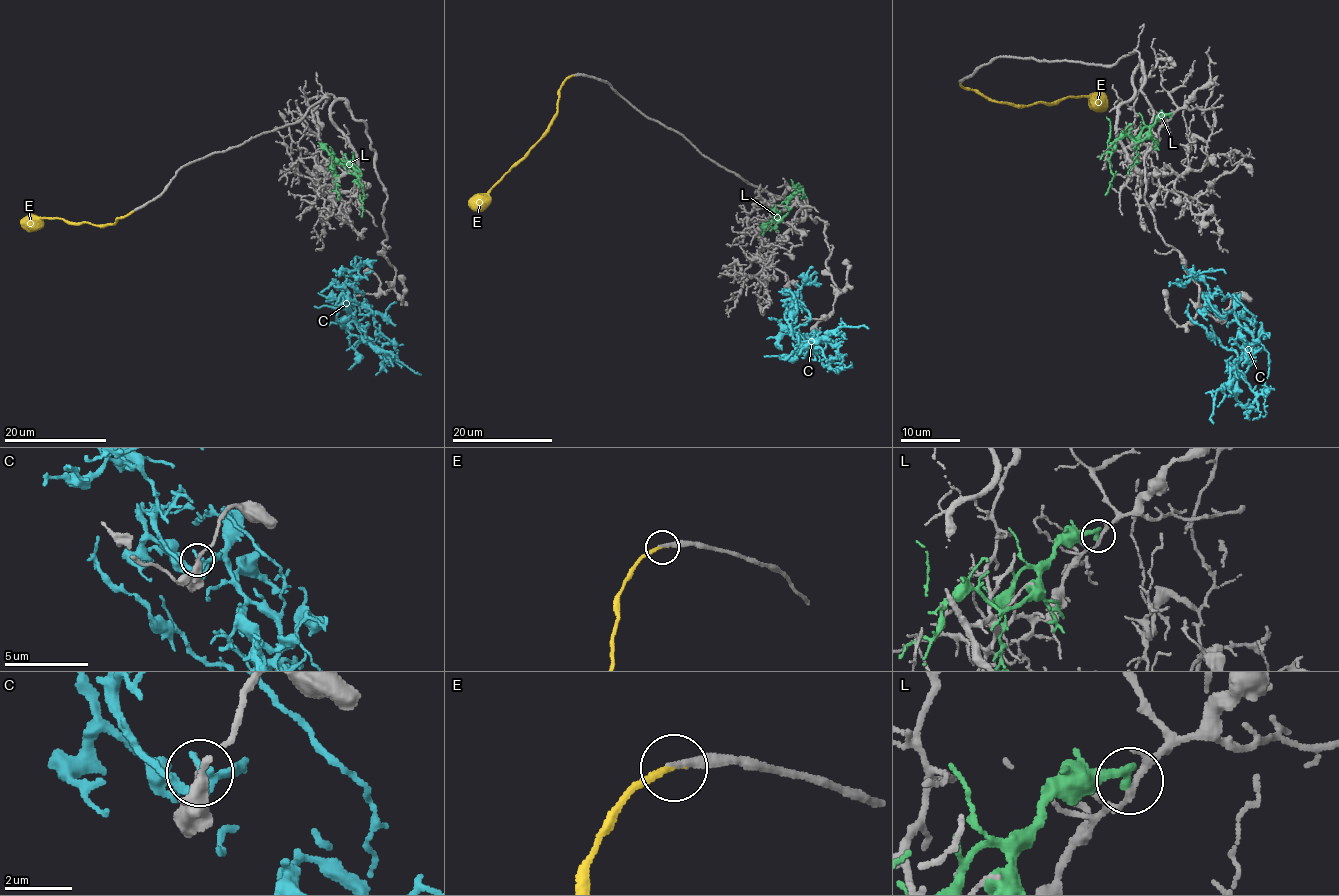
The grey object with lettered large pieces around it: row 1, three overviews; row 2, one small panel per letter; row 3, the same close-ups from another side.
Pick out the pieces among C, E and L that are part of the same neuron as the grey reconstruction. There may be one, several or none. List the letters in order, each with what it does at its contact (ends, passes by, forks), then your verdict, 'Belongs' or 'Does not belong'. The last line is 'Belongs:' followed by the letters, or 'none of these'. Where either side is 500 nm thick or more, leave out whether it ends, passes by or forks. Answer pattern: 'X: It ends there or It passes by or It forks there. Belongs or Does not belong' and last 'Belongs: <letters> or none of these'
C: It passes by. Does not belong
E: It ends there. Belongs
L: It ends there. Does not belong
Belongs: E

